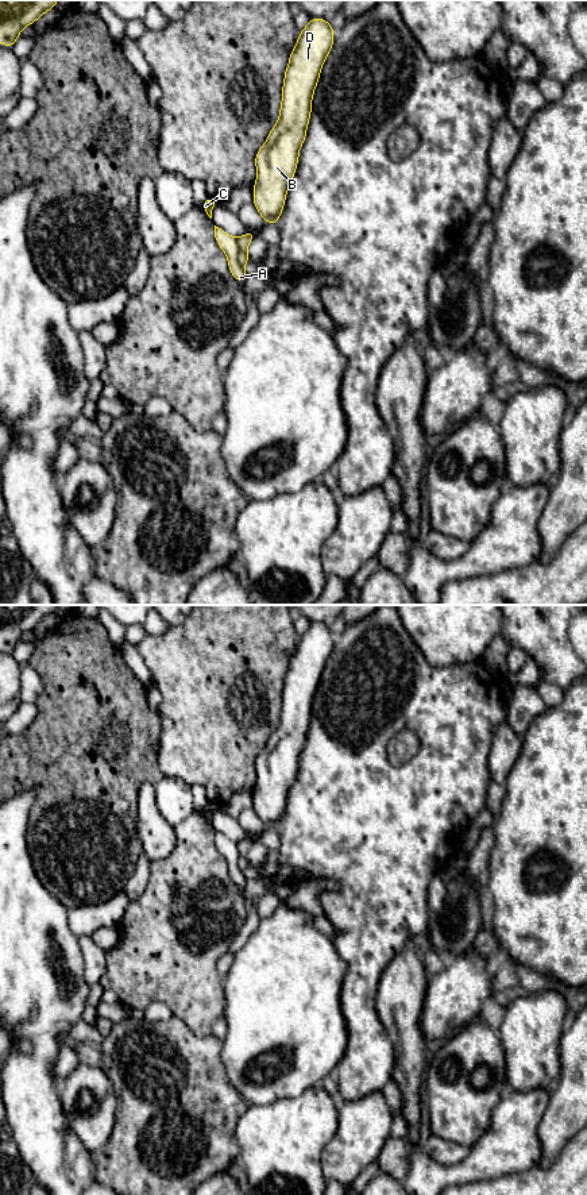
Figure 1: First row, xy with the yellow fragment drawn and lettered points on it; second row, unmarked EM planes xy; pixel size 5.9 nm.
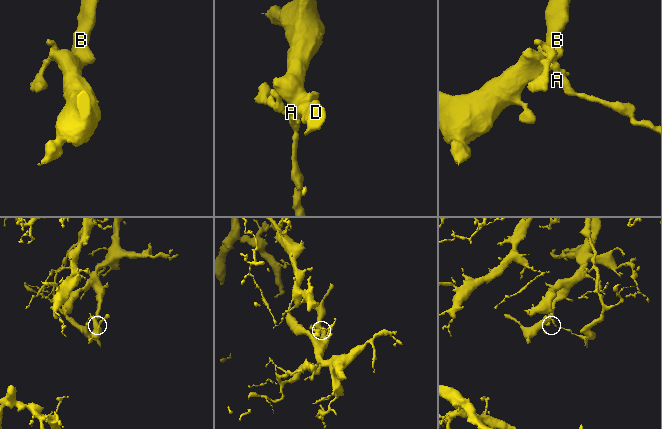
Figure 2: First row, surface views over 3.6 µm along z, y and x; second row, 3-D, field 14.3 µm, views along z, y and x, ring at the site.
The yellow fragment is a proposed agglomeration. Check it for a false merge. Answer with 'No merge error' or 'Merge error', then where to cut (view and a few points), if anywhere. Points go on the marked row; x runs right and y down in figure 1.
Merge error. Split along xy (236, 239), (238, 262), (242, 266)

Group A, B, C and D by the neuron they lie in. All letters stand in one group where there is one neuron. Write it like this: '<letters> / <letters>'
A C / B D

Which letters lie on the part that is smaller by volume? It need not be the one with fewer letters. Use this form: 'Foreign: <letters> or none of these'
Foreign: A, C

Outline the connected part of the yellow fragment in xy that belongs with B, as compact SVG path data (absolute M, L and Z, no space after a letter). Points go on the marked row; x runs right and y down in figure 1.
M310 18L290 53L282 86L278 123L255 155L258 177L252 204L263 223L278 224L285 207L289 184L305 142L312 113L312 99L320 72L335 39L331 23Z

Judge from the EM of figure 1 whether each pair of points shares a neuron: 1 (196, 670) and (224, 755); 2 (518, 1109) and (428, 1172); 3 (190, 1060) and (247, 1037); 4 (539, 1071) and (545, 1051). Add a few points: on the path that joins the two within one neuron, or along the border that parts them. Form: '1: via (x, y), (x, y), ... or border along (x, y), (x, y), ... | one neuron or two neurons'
1: via (217, 692), (217, 733) | one neuron
2: via (504, 1134), (467, 1171), (454, 1172) | one neuron
3: border along (221, 1041), (221, 1063), (230, 1079) | two neurons
4: via (539, 1066), (540, 1056) | one neuron

